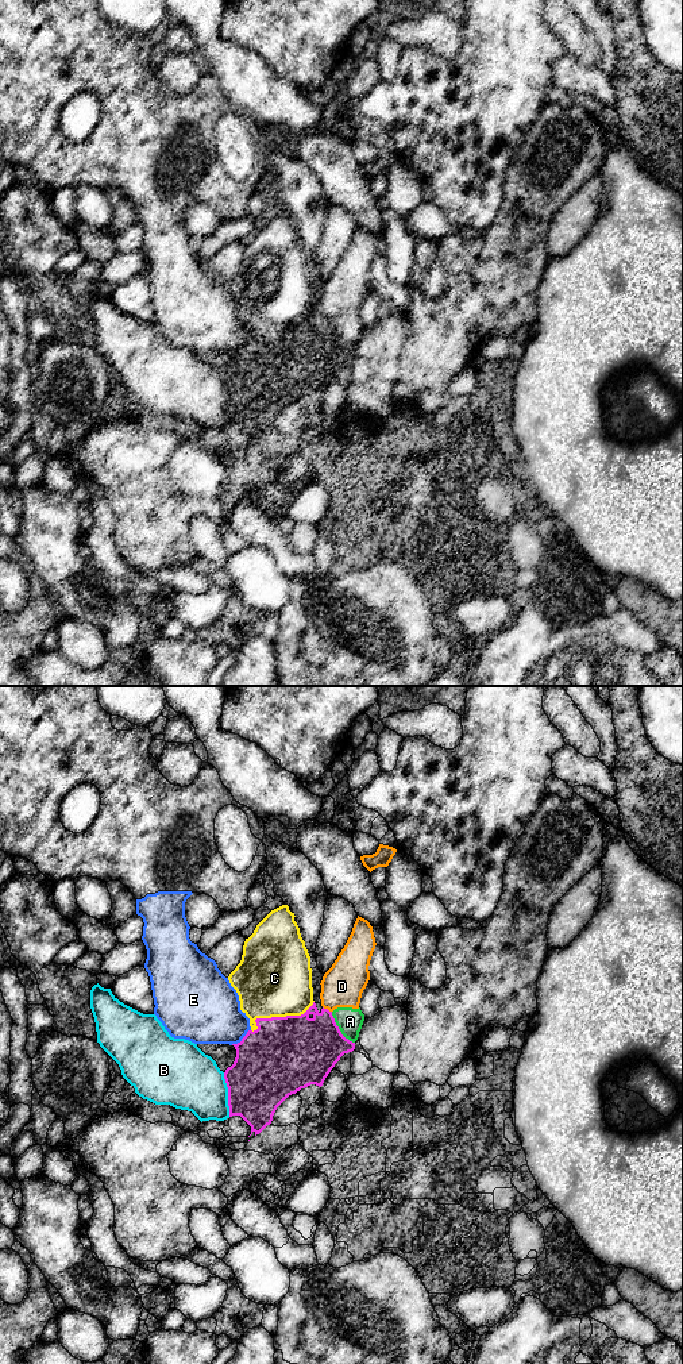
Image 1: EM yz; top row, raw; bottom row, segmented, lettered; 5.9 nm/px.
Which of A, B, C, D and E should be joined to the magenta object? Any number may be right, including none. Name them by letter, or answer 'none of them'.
E

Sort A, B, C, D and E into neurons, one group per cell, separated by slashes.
A D / B / C / E

